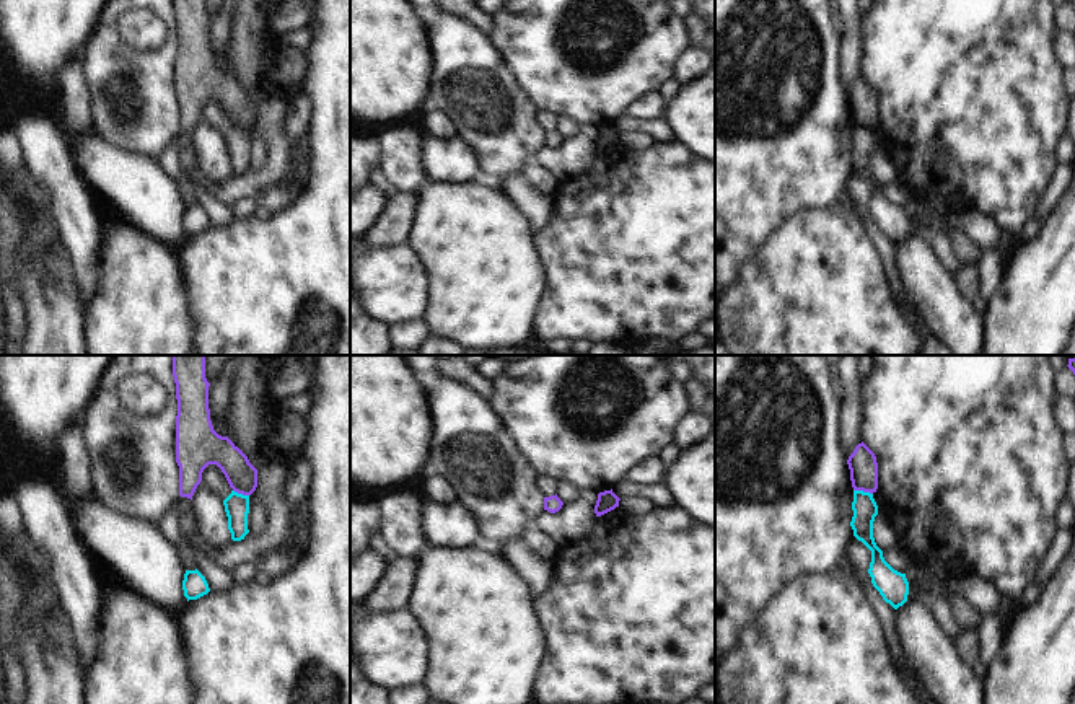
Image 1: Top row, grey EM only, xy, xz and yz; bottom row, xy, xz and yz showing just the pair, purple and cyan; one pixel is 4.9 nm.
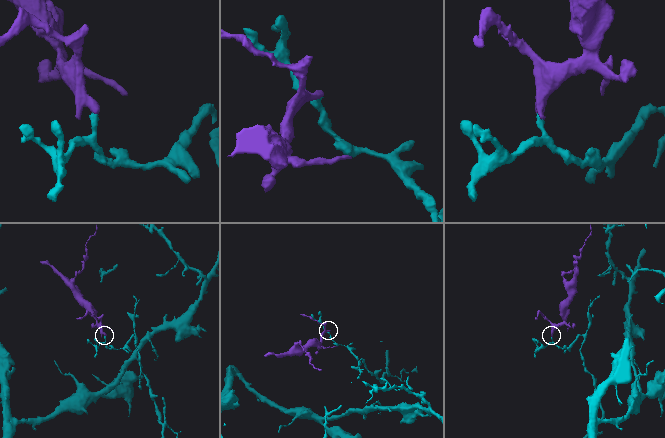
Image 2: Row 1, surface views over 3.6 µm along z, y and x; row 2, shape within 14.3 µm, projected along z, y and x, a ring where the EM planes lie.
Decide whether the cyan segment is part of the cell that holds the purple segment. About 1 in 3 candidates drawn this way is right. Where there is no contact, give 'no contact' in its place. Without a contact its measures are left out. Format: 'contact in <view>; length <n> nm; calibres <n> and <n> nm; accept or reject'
contact in yz; length 100 nm; calibres 140 and 120 nm; reject

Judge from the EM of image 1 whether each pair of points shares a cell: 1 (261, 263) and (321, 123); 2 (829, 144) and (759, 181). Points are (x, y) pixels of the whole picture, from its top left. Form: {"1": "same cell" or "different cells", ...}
{"1": "same cell", "2": "same cell"}

